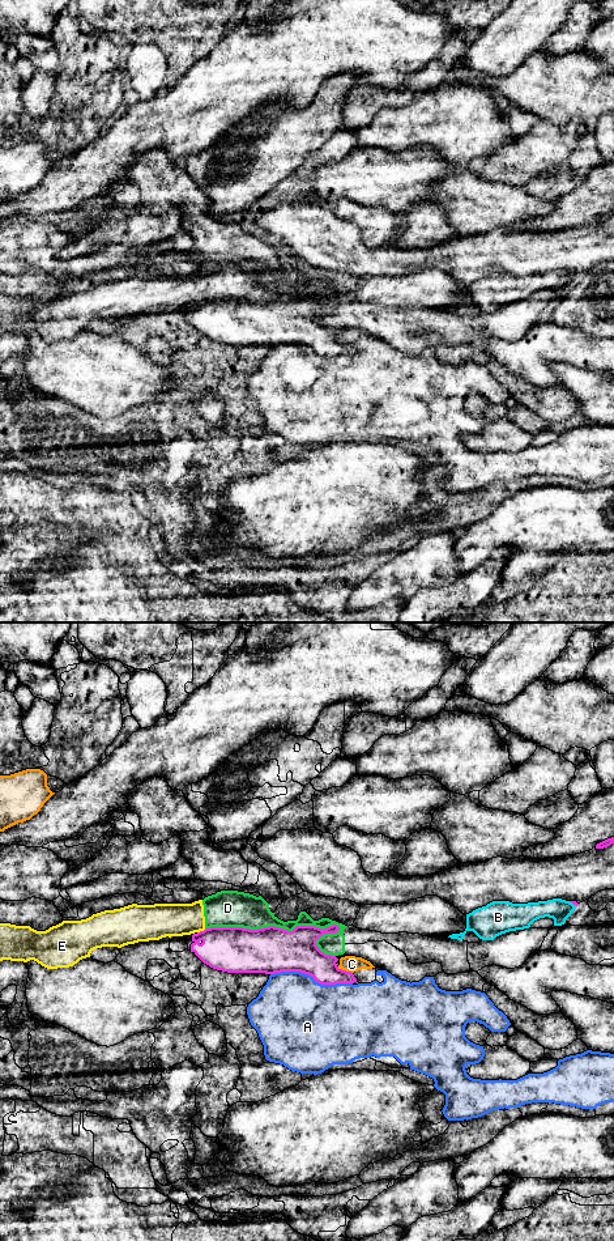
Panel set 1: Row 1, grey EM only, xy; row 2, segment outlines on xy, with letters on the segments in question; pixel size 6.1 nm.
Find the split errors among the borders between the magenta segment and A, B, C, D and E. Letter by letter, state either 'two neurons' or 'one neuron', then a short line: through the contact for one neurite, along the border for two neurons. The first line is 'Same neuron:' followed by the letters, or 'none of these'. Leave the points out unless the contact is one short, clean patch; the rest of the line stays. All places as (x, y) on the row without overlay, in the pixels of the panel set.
Same neuron: none of these
A: two neurons
B: two neurons
C: two neurons
D: two neurons
E: two neurons; line xy (205, 301), (197, 305)

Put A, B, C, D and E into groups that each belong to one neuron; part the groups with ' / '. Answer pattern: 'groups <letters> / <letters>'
groups A C / B / D E

